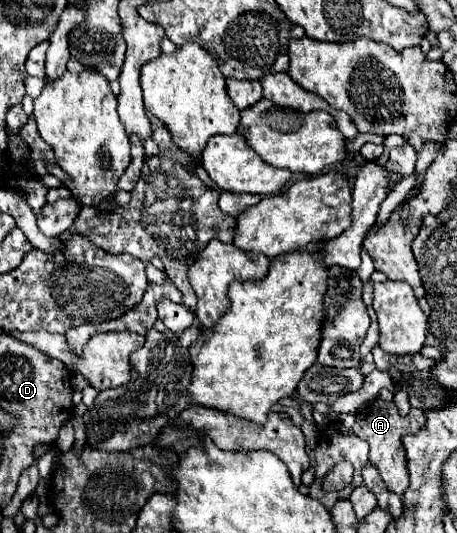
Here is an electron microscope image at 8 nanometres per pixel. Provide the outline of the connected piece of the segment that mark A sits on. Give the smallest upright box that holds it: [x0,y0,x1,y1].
[353,398,425,494]

